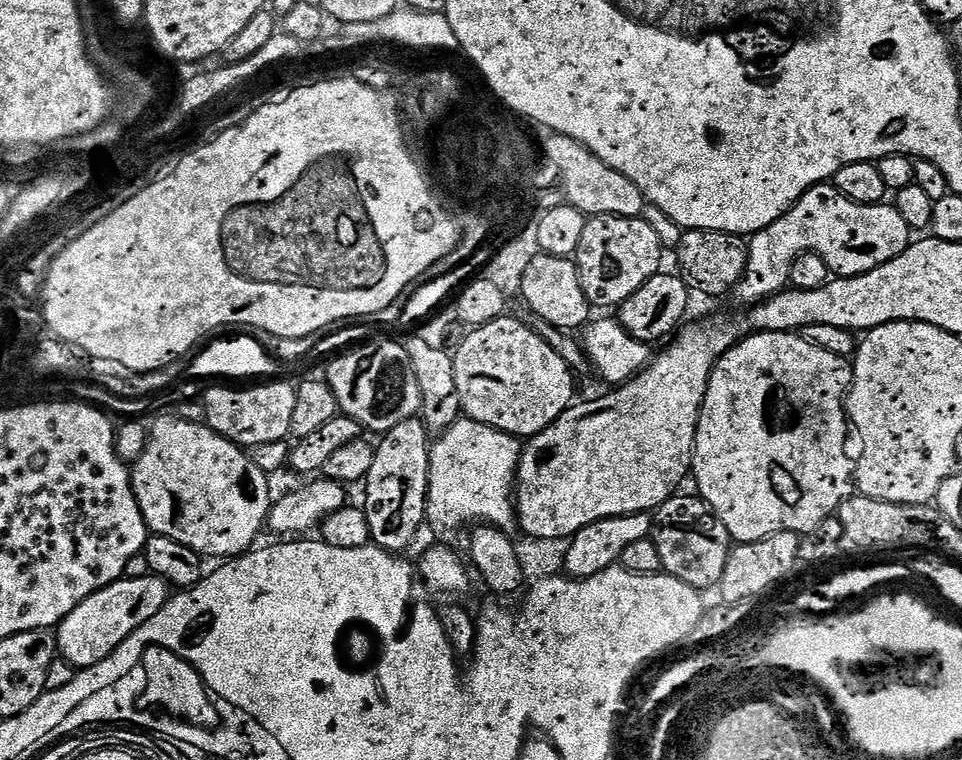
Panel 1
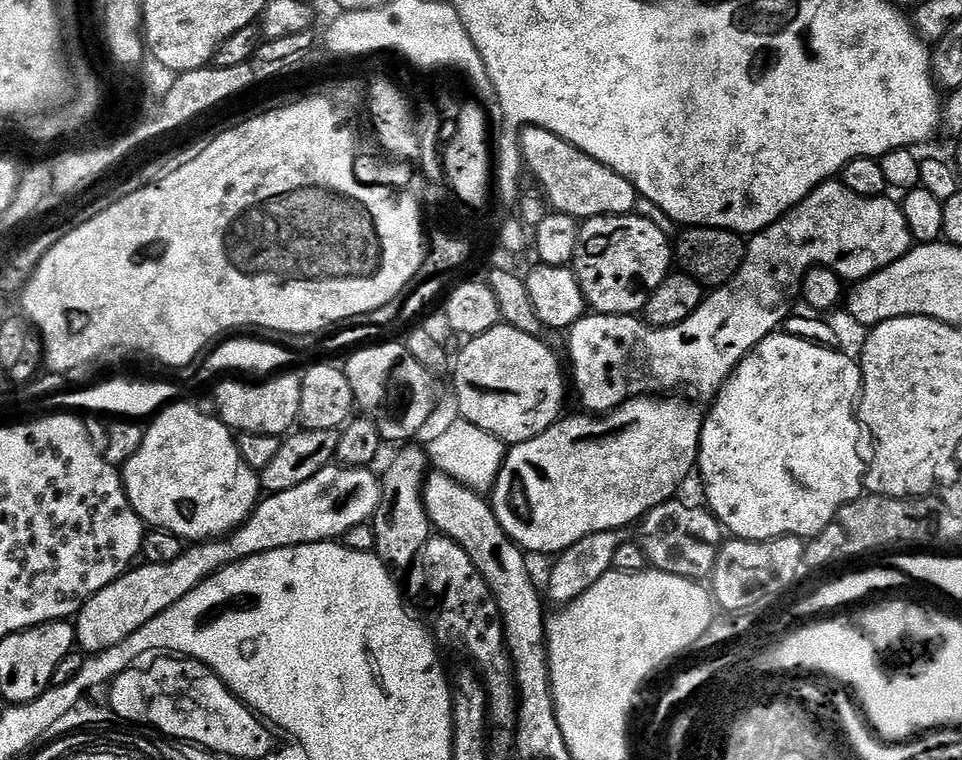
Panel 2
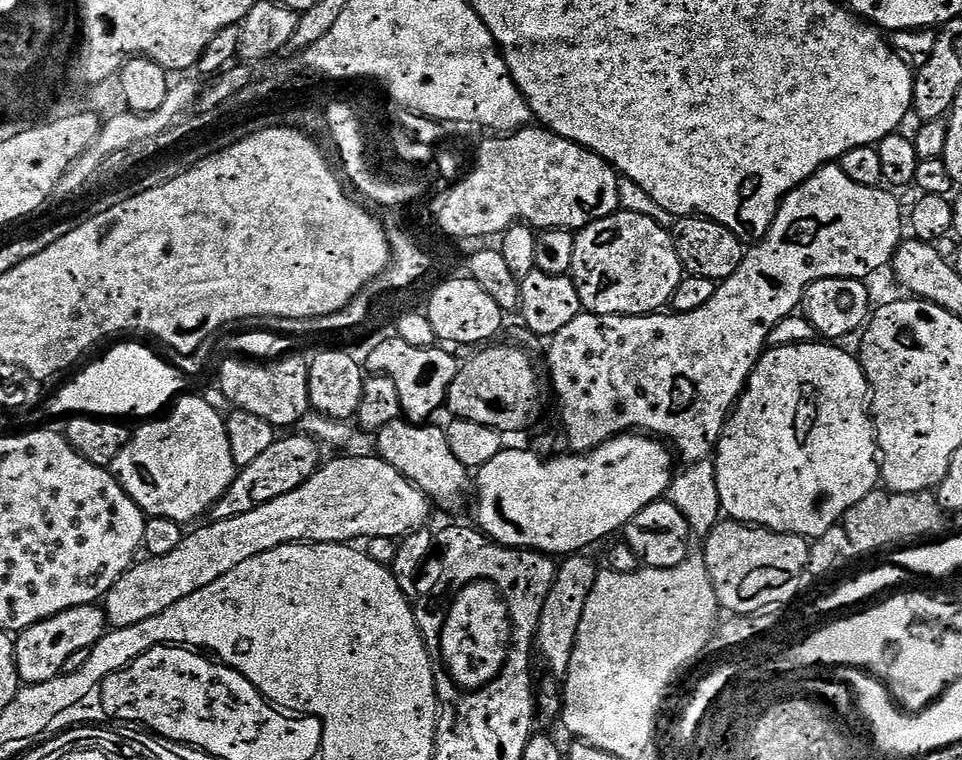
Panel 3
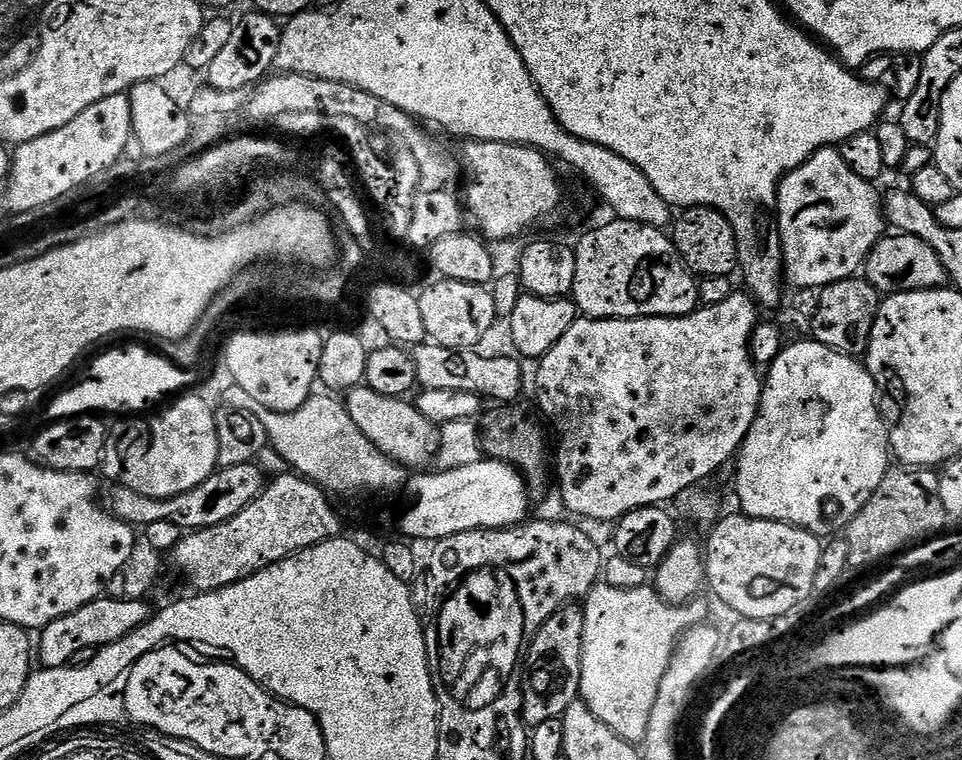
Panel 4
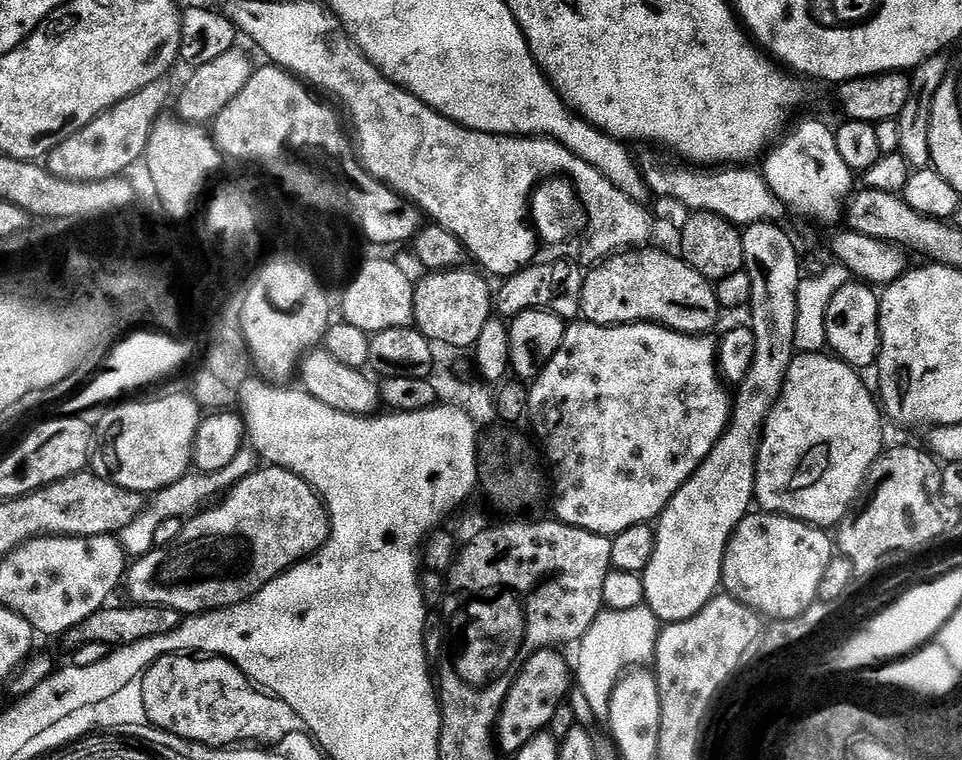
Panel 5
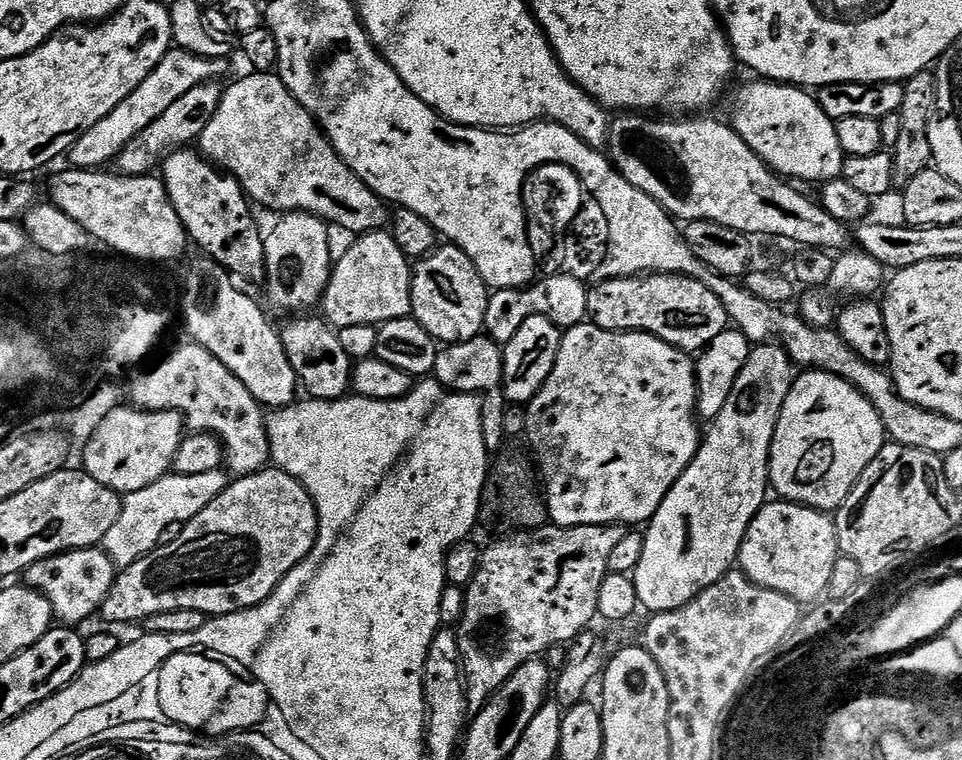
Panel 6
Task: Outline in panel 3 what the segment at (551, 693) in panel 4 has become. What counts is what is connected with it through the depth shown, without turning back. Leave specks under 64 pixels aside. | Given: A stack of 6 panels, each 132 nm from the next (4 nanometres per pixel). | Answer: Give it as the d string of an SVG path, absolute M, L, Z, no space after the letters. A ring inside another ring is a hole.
M569 554L559 561L550 594L546 594L543 600L534 641L539 663L541 660L553 672L549 672L553 677L563 678L568 675L570 654L578 638L578 622L582 622L582 610L586 610L586 598L590 598L590 590L594 590L597 575L598 567L588 554Z

